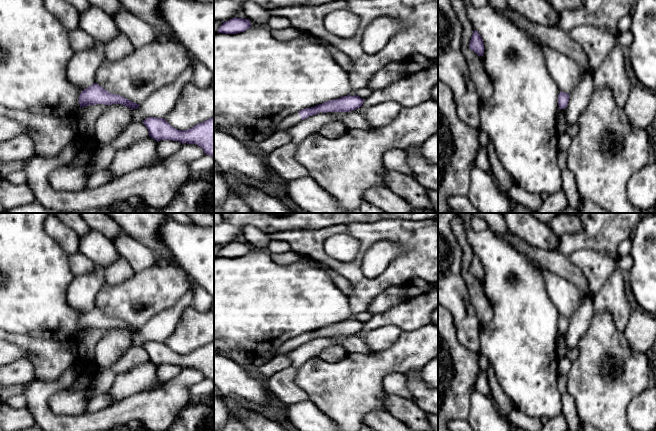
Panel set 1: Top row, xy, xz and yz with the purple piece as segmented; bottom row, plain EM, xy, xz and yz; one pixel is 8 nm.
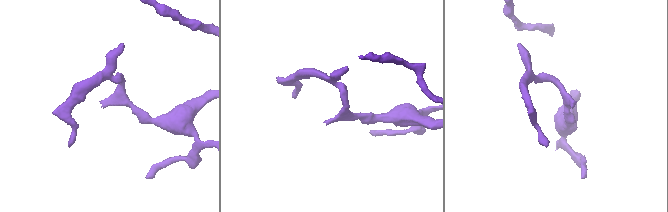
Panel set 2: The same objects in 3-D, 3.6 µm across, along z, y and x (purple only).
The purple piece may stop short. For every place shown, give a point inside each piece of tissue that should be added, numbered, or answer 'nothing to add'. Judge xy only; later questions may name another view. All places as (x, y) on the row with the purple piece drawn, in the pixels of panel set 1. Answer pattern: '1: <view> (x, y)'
1: xy (86, 122)

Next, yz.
1: yz (562, 125)

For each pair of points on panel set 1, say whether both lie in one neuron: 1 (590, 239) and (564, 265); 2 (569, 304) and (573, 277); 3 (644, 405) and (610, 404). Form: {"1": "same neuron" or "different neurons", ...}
{"1": "different neurons", "2": "different neurons", "3": "different neurons"}

